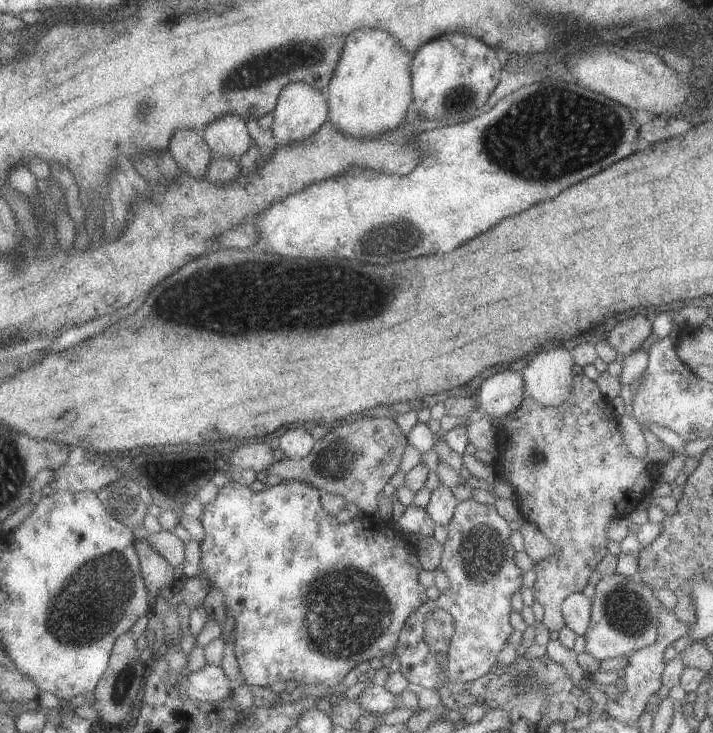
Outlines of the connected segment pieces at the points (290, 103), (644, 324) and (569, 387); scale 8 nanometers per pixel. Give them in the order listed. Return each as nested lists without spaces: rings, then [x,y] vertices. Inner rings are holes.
[[[298,82],[292,84],[290,88],[286,88],[286,92],[280,98],[276,114],[276,122],[273,129],[281,144],[294,144],[296,142],[304,142],[308,138],[312,138],[314,134],[318,134],[322,130],[322,126],[331,120],[331,105],[327,91],[323,91],[312,84],[306,82]]]
[[[646,310],[614,326],[605,338],[610,342],[610,346],[617,349],[619,356],[632,354],[634,350],[641,348],[648,336],[652,334],[652,320],[650,319],[653,319],[650,318],[650,310]]]
[[[565,347],[540,354],[522,371],[526,380],[526,396],[538,400],[544,406],[564,406],[574,396],[574,367],[576,366],[573,350]]]

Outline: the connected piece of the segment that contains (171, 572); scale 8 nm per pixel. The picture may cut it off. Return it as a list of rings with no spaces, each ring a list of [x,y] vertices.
[[[138,539],[137,549],[141,553],[143,571],[148,588],[153,597],[159,597],[160,592],[172,588],[181,570],[175,567],[148,539]]]

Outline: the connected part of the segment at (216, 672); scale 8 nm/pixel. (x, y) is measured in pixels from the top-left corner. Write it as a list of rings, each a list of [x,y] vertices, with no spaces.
[[[206,664],[201,670],[190,672],[190,676],[182,680],[180,692],[186,698],[206,704],[222,700],[232,701],[236,684],[222,666]]]

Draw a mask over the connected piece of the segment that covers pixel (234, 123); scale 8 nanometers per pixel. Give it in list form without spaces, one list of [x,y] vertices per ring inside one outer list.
[[[234,112],[230,116],[218,118],[201,133],[215,150],[216,155],[230,156],[230,158],[244,156],[255,142],[247,119]]]

